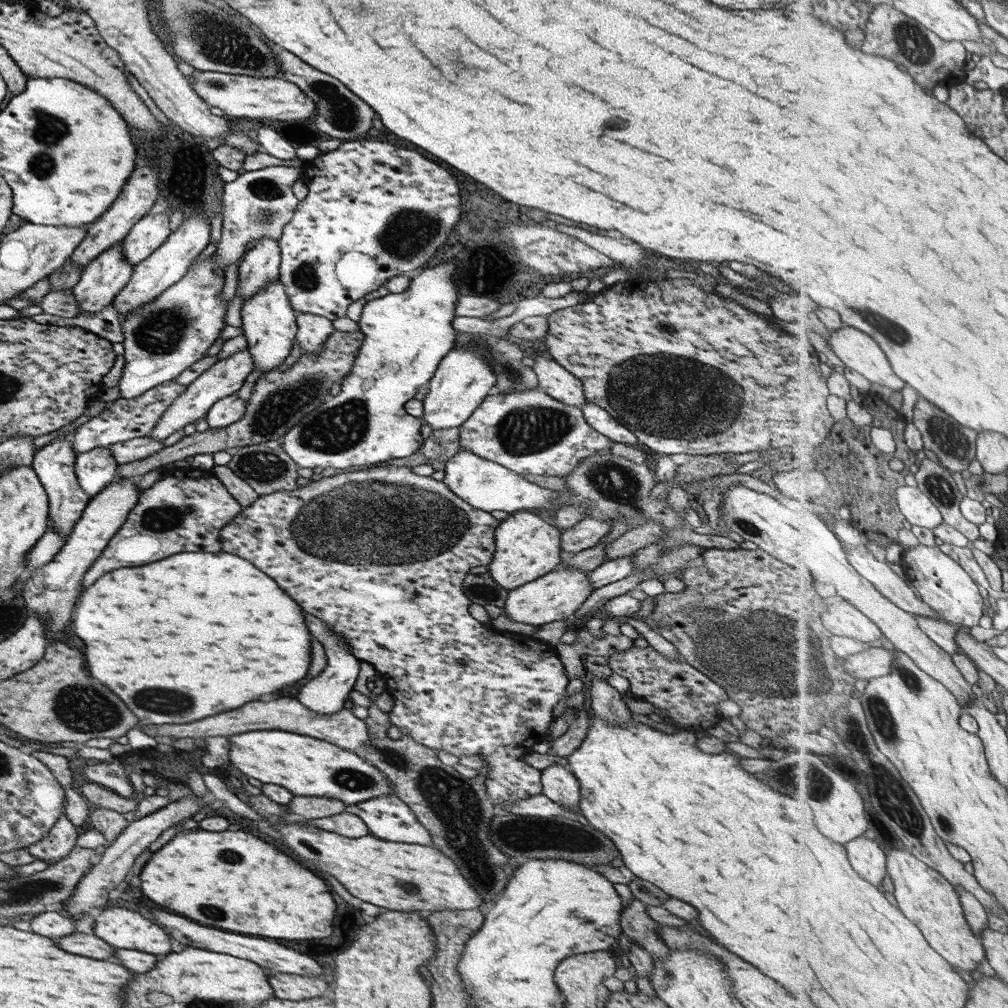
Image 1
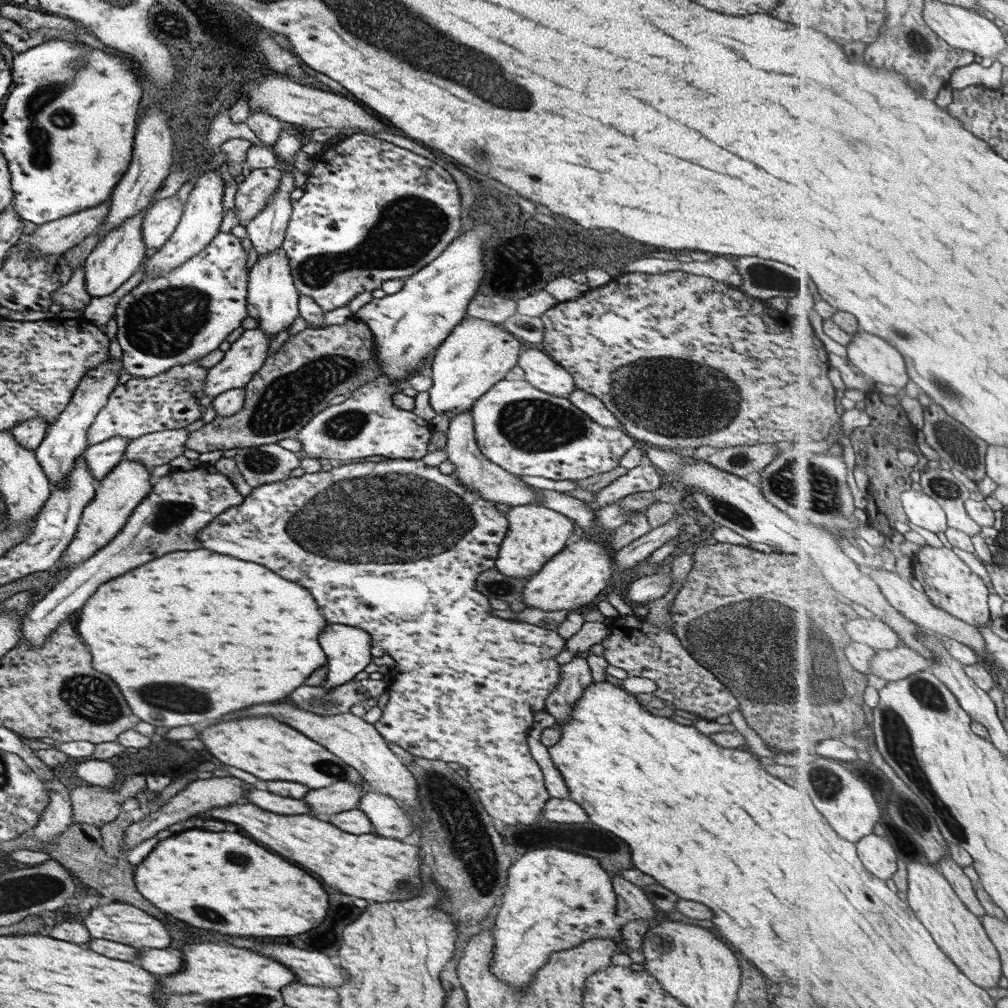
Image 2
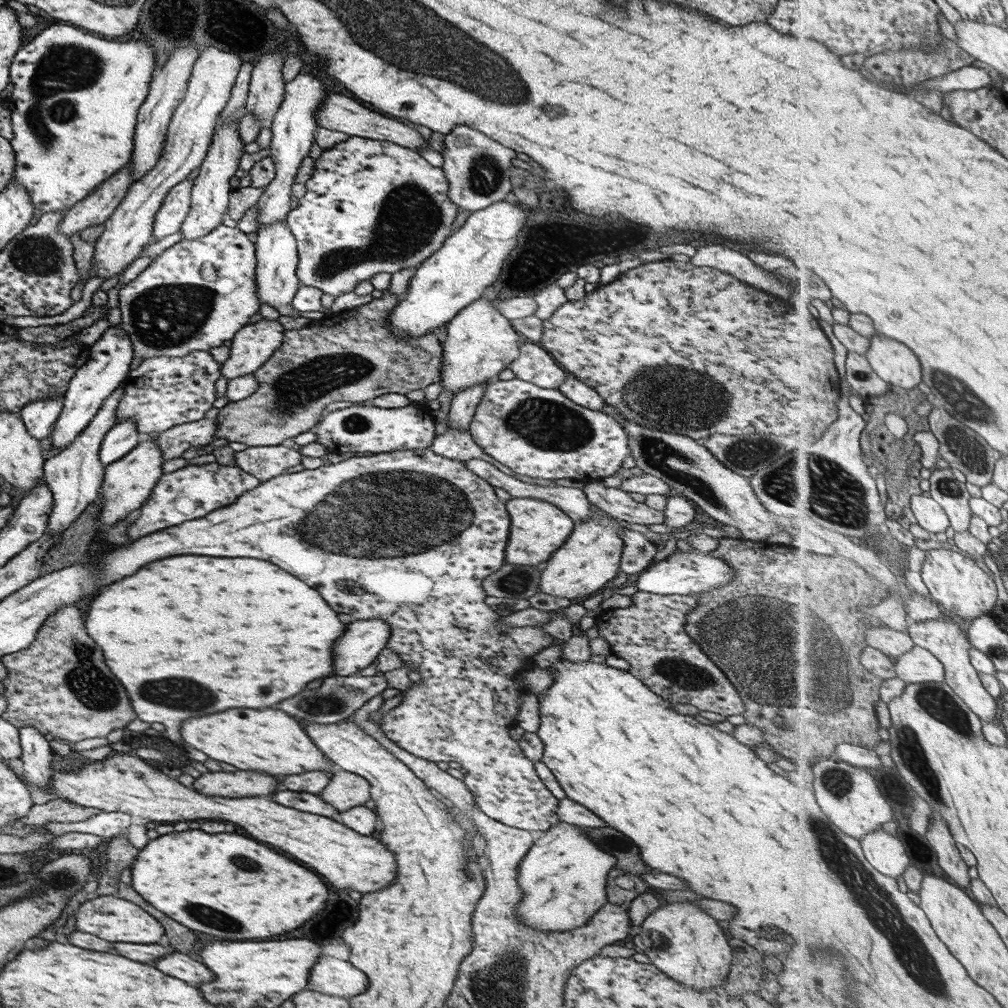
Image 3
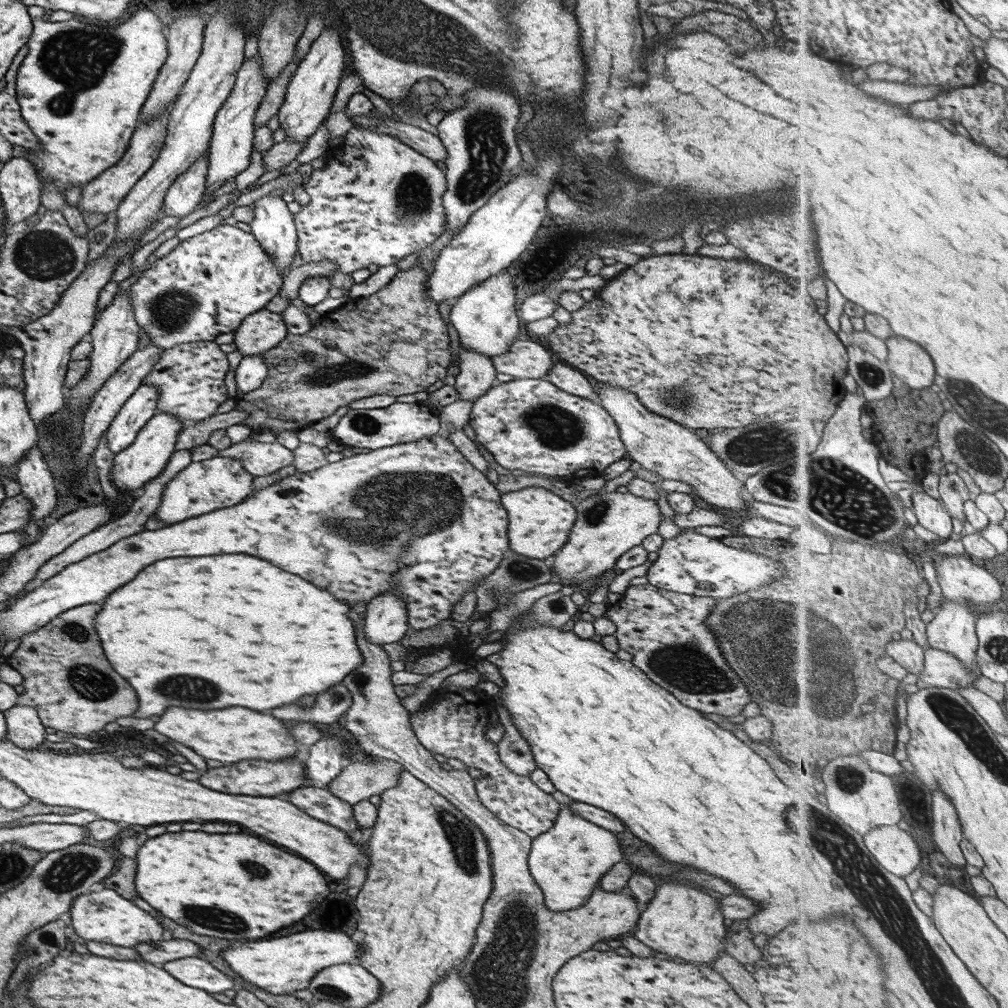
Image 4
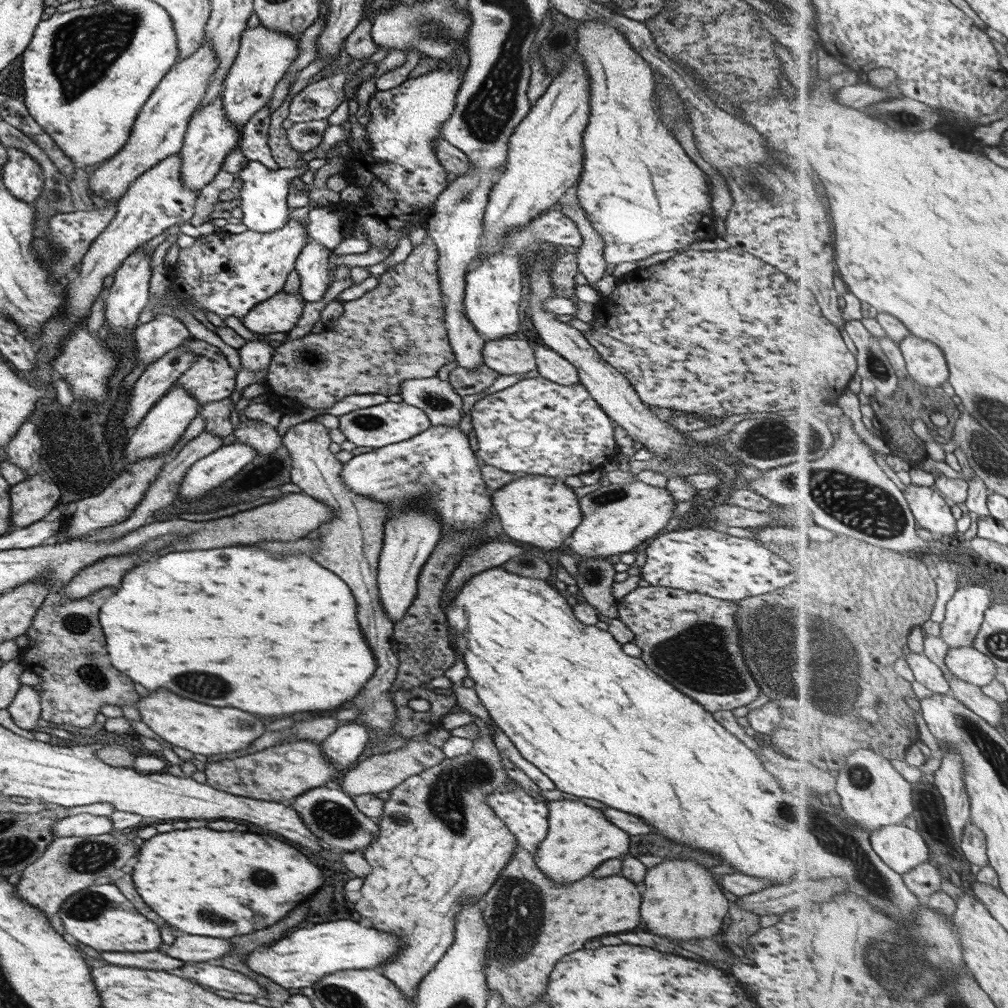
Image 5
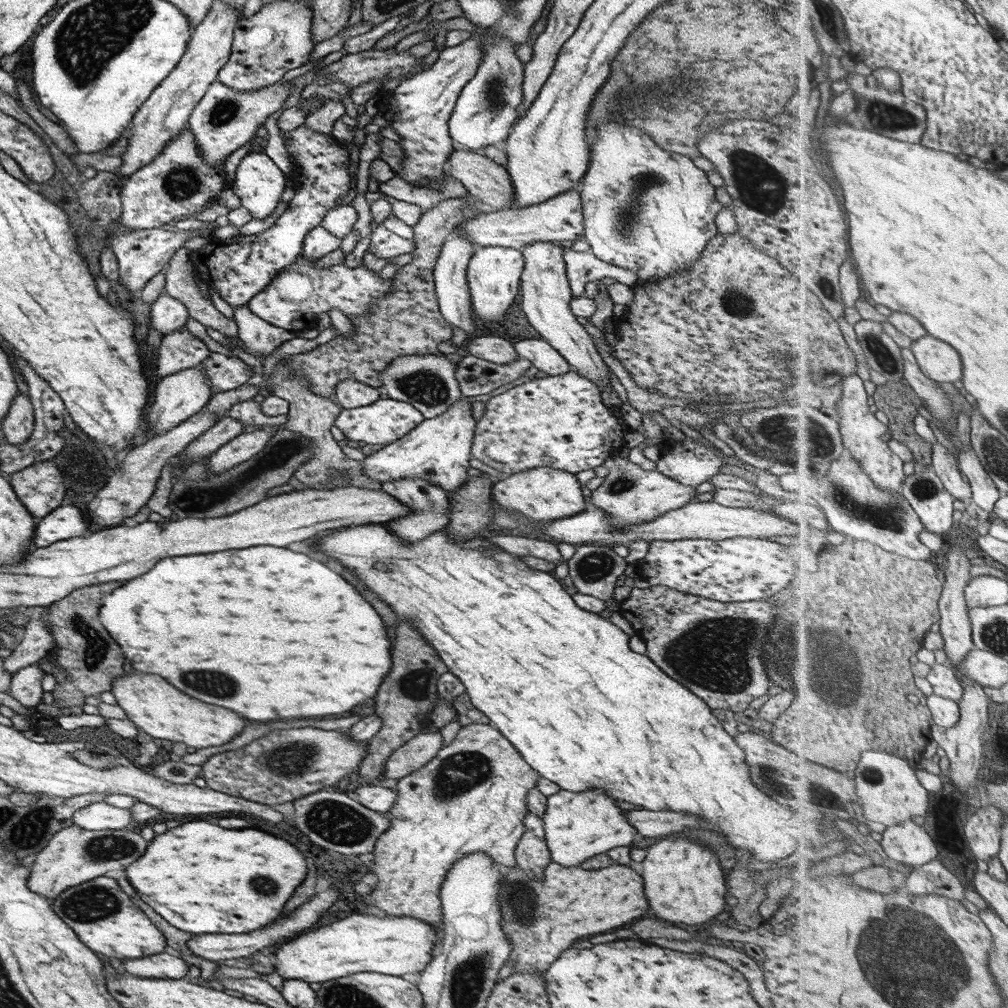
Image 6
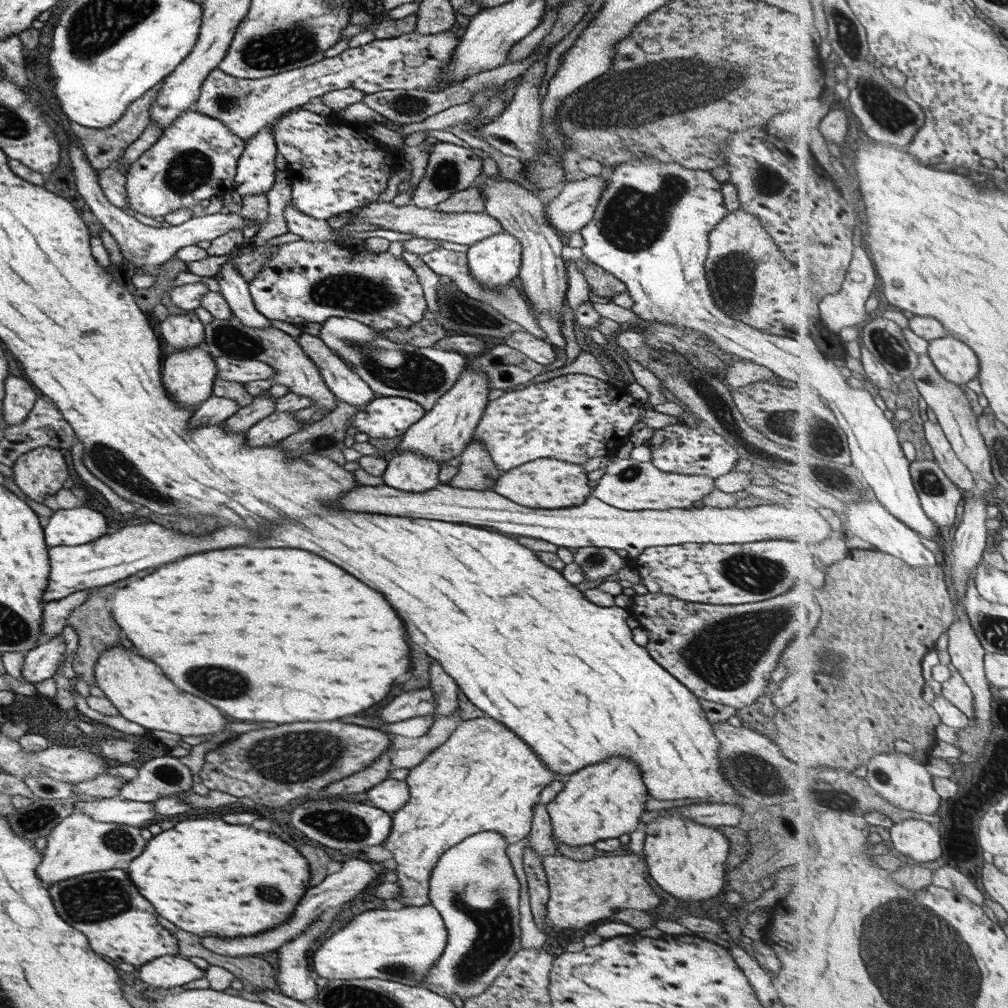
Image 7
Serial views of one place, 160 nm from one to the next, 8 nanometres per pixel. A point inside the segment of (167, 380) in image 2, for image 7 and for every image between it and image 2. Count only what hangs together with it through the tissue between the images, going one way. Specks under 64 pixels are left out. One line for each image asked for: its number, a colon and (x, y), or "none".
3: (162, 392)
4: (189, 378)
5: (210, 378)
6: (223, 373)
7: (228, 369)

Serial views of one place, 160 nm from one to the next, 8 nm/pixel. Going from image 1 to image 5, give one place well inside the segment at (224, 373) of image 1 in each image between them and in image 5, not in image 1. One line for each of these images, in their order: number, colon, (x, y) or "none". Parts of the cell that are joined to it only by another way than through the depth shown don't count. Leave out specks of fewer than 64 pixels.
2: (245, 356)
3: (250, 347)
4: (261, 330)
5: (277, 314)

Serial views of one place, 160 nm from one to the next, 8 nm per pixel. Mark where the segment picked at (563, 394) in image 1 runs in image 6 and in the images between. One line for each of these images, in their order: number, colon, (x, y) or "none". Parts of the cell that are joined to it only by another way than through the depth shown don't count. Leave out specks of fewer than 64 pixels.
2: (540, 371)
3: (533, 364)
4: (524, 359)
5: (506, 356)
6: (495, 349)

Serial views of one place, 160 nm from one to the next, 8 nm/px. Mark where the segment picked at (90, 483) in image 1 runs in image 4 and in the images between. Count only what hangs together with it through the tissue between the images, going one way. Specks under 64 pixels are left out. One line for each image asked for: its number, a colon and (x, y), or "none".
2: (100, 458)
3: (121, 437)
4: (141, 405)

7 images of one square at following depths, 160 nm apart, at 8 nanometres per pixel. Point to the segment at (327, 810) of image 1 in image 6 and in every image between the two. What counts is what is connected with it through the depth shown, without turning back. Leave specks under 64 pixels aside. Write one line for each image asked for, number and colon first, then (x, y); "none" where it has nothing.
2: (340, 796)
3: (345, 790)
4: (357, 781)
5: (377, 773)
6: (412, 755)

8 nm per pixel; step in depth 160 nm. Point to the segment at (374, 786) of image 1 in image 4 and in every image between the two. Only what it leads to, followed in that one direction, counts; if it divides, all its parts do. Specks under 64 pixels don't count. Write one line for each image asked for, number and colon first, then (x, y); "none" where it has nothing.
2: (267, 749)
3: (269, 741)
4: (232, 734)

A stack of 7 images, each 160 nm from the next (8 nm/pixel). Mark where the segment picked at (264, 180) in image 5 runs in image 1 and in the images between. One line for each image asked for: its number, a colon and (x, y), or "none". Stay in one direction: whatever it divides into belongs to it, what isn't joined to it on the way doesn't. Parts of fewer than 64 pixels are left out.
1: (268, 322)
2: (271, 299)
3: (275, 254)
4: (272, 226)

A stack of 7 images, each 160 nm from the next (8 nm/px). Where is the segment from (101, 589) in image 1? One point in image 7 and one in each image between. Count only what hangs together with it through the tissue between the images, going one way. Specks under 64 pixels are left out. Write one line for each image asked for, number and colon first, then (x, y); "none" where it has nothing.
2: (193, 635)
3: (187, 636)
4: (257, 637)
5: (273, 636)
6: (268, 633)
7: (279, 635)

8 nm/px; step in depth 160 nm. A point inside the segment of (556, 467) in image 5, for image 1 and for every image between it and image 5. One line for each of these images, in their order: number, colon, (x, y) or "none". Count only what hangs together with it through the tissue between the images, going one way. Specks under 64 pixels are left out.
1: (527, 432)
2: (524, 431)
3: (535, 431)
4: (527, 424)

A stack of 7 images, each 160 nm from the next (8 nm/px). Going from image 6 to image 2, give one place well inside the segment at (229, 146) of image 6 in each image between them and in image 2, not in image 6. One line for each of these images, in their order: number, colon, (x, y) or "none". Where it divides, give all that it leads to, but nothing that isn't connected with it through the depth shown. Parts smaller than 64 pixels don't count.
2: (161, 219)
3: (174, 208)
4: (183, 195)
5: (209, 136)

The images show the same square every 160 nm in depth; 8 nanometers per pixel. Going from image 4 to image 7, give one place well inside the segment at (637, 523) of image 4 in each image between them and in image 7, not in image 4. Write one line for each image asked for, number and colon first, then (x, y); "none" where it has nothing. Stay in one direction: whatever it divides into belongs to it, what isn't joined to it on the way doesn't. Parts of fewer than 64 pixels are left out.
5: (616, 518)
6: (629, 495)
7: (627, 484)

